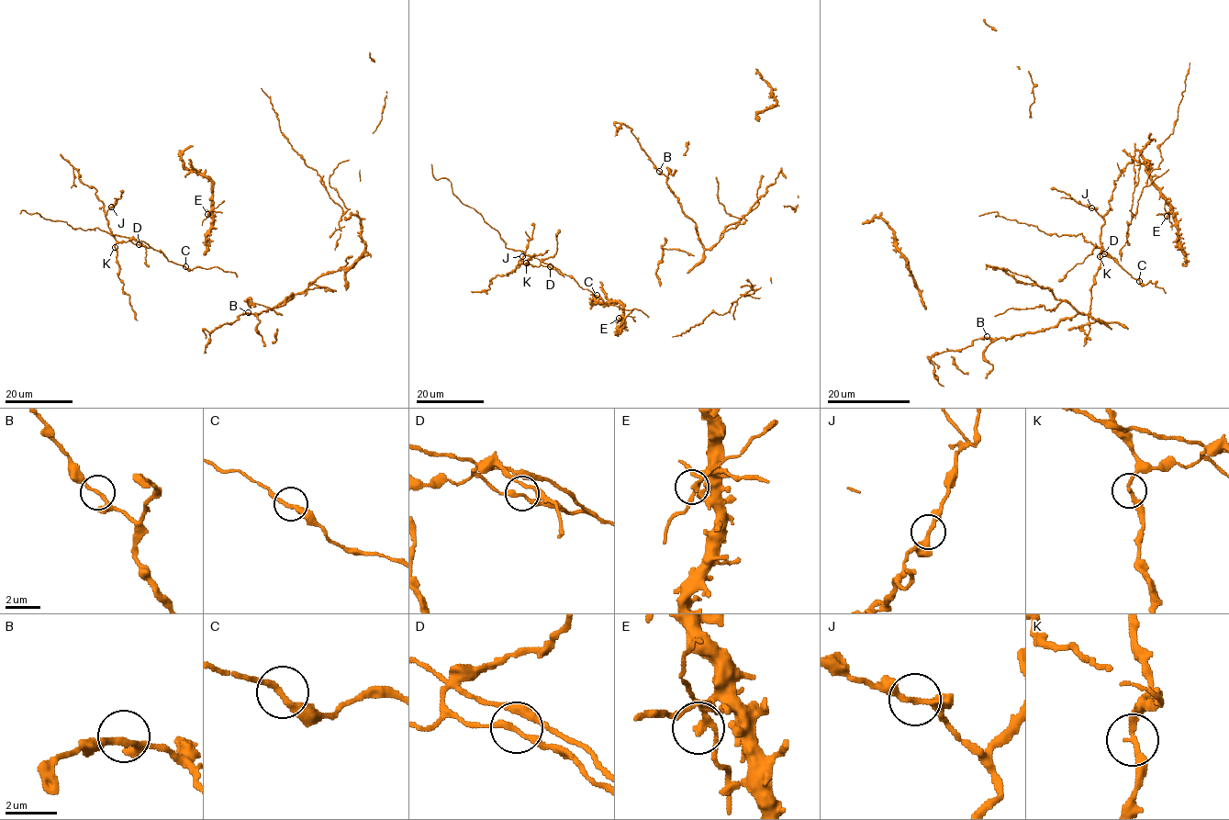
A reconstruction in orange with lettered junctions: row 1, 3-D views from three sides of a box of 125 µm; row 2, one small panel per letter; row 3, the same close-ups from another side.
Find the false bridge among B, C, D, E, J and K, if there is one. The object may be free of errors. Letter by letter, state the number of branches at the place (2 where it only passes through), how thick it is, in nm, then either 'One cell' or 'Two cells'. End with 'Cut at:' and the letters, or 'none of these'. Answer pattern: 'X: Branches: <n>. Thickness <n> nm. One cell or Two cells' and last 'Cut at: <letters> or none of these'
B: Branches: 2. Thickness 200 nm. One cell
C: Branches: 2. Thickness 240 nm. One cell
D: Branches: 2. Thickness 220 nm. One cell
E: Branches: 2. Thickness 240 nm. One cell
J: Branches: 2. Thickness 220 nm. One cell
K: Branches: 2. Thickness 220 nm. One cell
Cut at: none of these

